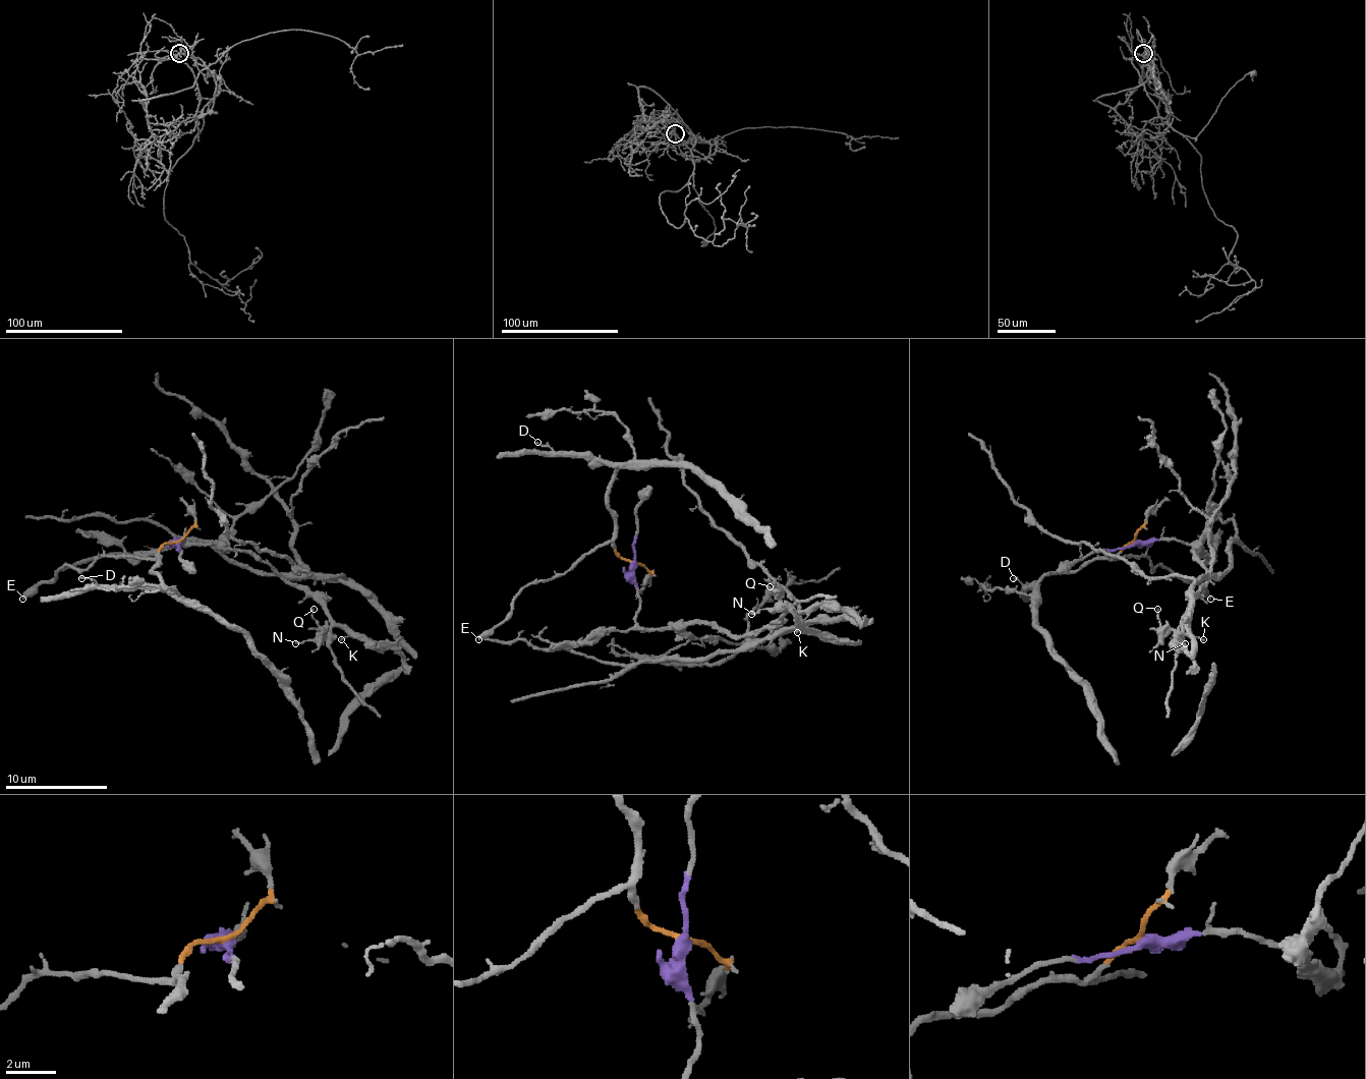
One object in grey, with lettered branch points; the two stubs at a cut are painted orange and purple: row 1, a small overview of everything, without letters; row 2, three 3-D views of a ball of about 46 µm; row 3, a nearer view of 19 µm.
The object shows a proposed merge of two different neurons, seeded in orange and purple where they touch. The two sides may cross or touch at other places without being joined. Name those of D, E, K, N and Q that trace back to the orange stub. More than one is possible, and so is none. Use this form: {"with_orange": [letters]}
{"with_orange": ["D", "E"]}

